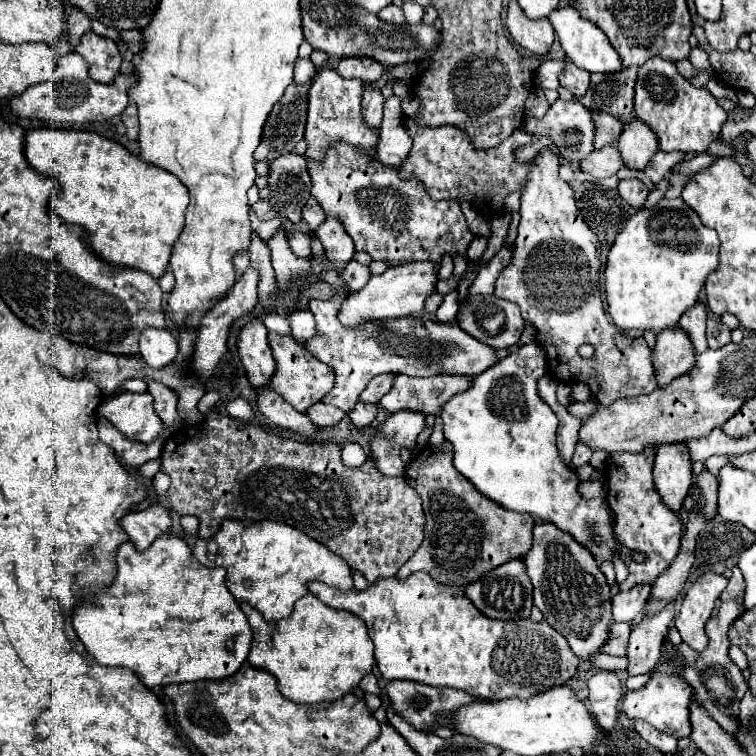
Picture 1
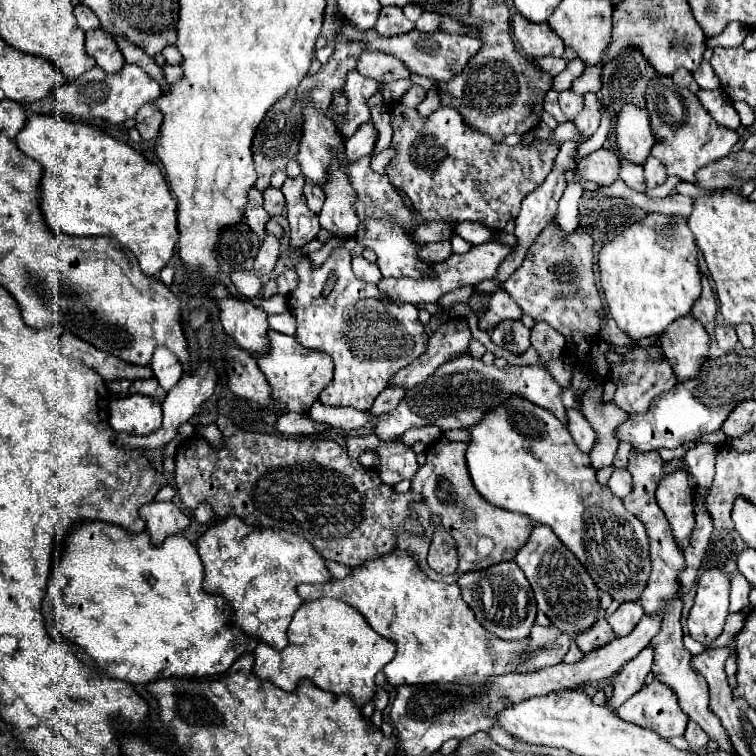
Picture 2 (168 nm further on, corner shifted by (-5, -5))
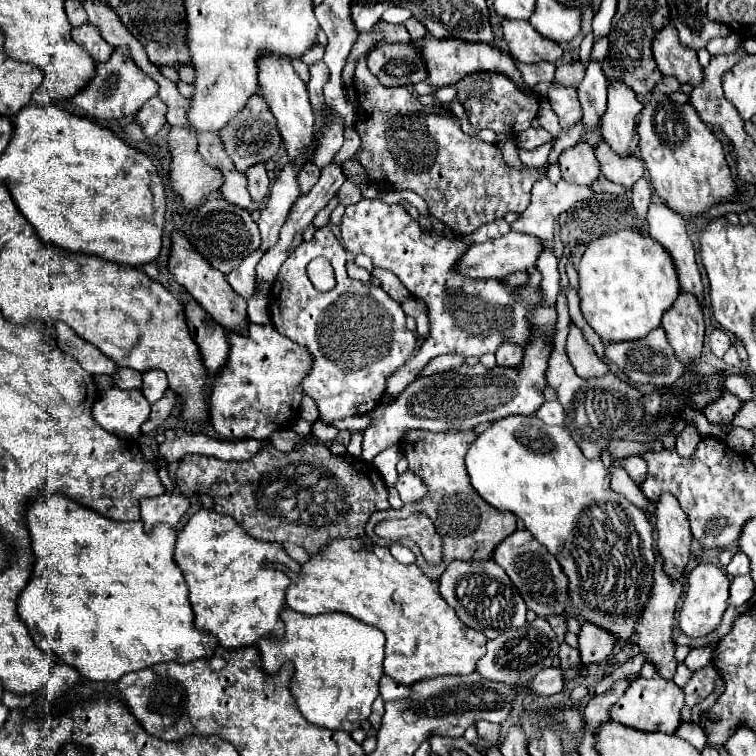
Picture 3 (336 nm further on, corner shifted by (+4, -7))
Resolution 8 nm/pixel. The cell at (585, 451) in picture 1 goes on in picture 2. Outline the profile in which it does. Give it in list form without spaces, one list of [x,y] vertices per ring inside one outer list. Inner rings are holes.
[[[568,408],[566,416],[568,416],[568,430],[570,430],[574,442],[578,444],[578,448],[582,452],[590,452],[596,434],[592,432],[588,420],[584,420],[584,416],[576,408]]]

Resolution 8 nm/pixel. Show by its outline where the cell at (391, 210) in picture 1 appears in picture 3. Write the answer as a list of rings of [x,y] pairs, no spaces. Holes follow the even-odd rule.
[[[275,56],[259,60],[259,86],[261,86],[259,94],[267,100],[271,112],[277,118],[279,132],[281,132],[281,138],[283,138],[289,158],[299,158],[299,154],[303,154],[303,146],[307,146],[307,142],[311,142],[313,124],[315,124],[315,116],[313,116],[313,110],[309,104],[307,86],[293,72],[293,66],[289,60],[281,60]]]

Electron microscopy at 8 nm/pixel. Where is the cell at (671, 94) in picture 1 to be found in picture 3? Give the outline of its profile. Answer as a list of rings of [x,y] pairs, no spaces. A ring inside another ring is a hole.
[[[653,90],[639,114],[637,132],[641,138],[641,160],[649,170],[655,192],[685,220],[695,220],[713,204],[735,194],[737,184],[727,166],[723,142],[707,128],[691,104],[677,104],[669,96],[659,94],[659,90]]]

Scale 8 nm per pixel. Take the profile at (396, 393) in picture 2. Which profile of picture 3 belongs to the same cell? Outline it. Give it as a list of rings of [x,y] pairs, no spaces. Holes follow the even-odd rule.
[[[361,198],[357,204],[347,206],[341,224],[341,240],[349,252],[367,254],[375,268],[393,272],[411,296],[421,298],[427,304],[431,324],[429,336],[423,346],[395,374],[391,374],[391,378],[387,378],[385,398],[401,394],[435,356],[461,354],[469,358],[495,352],[501,342],[515,342],[519,346],[527,344],[527,310],[537,304],[539,290],[521,288],[523,300],[517,300],[513,288],[503,286],[499,280],[475,282],[473,278],[461,278],[453,268],[467,246],[437,236],[435,232],[423,232],[417,220],[413,220],[401,204],[389,206],[381,200]]]

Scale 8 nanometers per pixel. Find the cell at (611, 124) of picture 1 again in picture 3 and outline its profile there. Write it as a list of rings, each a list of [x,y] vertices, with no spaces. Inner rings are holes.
[[[529,128],[529,130],[523,130],[523,134],[517,136],[517,146],[525,148],[525,150],[533,150],[541,144],[551,142],[551,138],[553,136],[545,128]]]

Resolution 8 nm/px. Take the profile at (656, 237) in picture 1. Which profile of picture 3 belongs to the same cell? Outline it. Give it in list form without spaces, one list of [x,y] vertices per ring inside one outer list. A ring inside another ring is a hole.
[[[625,228],[593,240],[577,268],[581,312],[589,326],[609,342],[639,340],[655,326],[679,296],[679,276],[673,258],[649,234]]]

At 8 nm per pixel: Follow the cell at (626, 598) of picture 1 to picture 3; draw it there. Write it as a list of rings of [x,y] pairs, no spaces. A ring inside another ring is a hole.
[[[585,622],[579,632],[579,652],[583,664],[603,662],[611,656],[617,642],[619,640],[615,640],[613,634],[607,634],[601,626],[591,626],[591,622]]]

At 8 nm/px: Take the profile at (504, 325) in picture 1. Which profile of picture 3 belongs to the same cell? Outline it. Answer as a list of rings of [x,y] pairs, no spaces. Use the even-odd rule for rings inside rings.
[[[503,342],[497,348],[495,356],[497,356],[499,366],[517,366],[523,360],[523,348],[513,342]]]

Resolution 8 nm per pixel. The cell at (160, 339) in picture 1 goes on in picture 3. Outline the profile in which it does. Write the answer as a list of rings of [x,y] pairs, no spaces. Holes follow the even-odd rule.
[[[147,370],[143,374],[143,396],[149,400],[149,404],[157,402],[167,390],[167,374],[163,374],[161,370]]]

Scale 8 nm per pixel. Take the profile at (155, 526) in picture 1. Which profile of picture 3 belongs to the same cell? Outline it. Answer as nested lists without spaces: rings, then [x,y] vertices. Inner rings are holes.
[[[161,494],[155,498],[143,498],[141,502],[141,520],[145,530],[151,532],[159,522],[167,522],[171,528],[179,526],[179,520],[187,514],[189,500],[181,494]]]

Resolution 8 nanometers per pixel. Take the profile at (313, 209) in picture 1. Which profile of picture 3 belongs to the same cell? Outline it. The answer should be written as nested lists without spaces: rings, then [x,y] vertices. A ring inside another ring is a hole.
[[[307,162],[307,166],[303,166],[303,170],[299,170],[299,190],[301,194],[309,194],[311,188],[317,184],[319,180],[319,168],[313,166],[311,162]]]

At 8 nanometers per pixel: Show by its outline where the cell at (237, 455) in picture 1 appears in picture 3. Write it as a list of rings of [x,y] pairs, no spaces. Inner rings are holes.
[[[269,440],[263,442],[263,450],[245,462],[223,462],[187,454],[175,472],[179,494],[209,494],[213,508],[219,514],[235,518],[253,538],[293,542],[309,554],[319,554],[337,538],[359,538],[365,546],[373,546],[365,534],[365,524],[373,512],[389,510],[391,506],[387,486],[371,462],[363,462],[361,466],[361,460],[349,454],[335,456],[325,444],[305,442],[299,450],[283,454]]]

